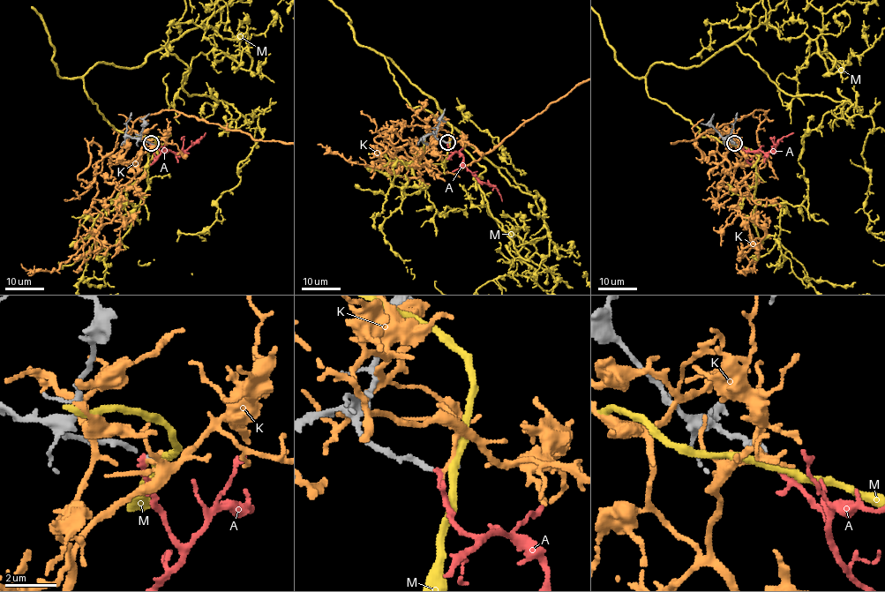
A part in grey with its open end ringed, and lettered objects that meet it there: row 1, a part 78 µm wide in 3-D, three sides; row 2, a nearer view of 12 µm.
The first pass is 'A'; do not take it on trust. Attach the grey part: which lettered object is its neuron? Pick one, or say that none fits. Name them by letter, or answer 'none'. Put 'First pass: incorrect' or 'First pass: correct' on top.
First pass: correct
A

